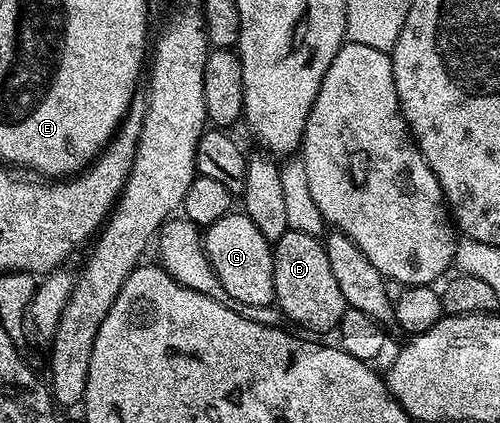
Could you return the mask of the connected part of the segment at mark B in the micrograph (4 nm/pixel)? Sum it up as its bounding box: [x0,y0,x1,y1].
[273,229,349,336]

